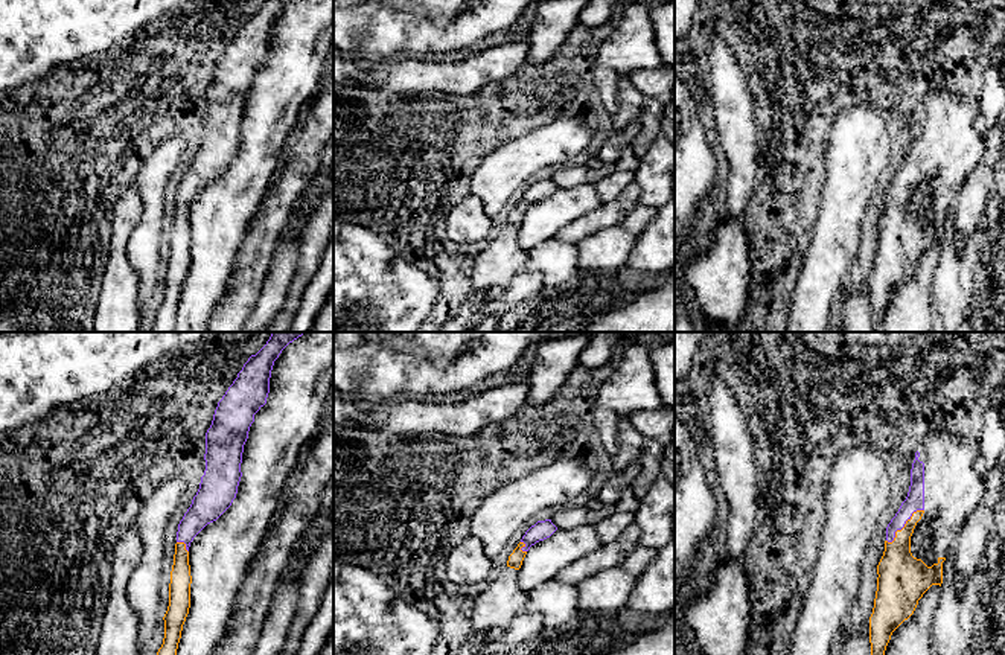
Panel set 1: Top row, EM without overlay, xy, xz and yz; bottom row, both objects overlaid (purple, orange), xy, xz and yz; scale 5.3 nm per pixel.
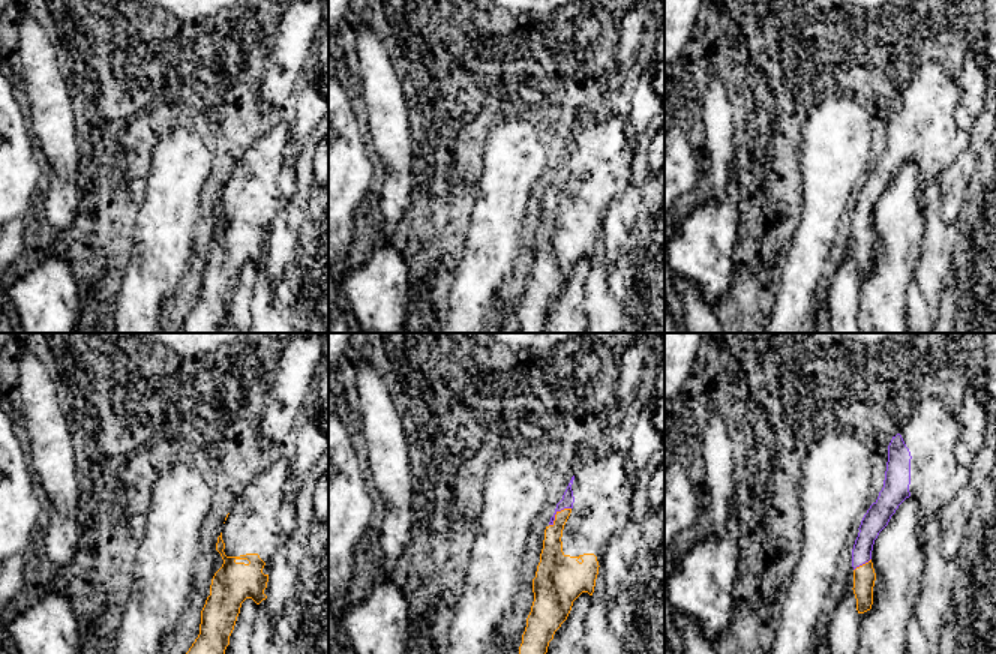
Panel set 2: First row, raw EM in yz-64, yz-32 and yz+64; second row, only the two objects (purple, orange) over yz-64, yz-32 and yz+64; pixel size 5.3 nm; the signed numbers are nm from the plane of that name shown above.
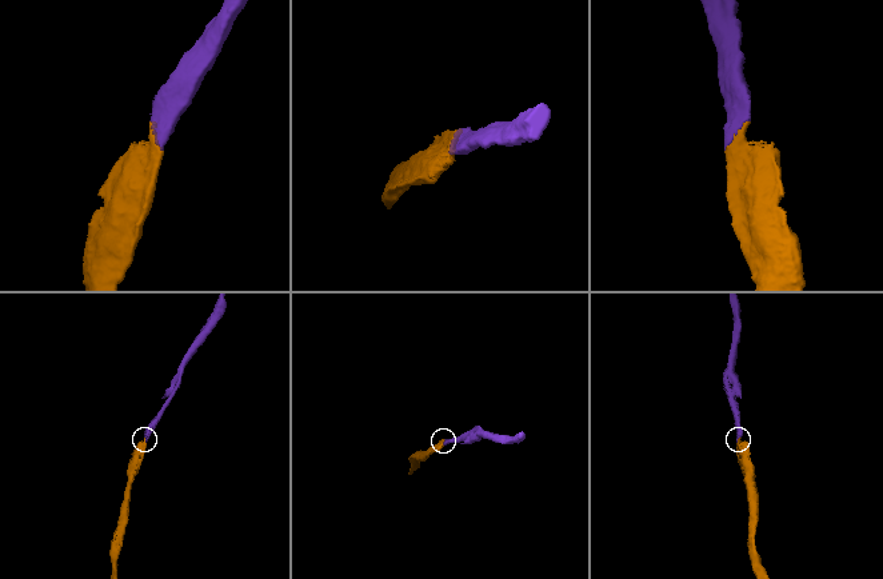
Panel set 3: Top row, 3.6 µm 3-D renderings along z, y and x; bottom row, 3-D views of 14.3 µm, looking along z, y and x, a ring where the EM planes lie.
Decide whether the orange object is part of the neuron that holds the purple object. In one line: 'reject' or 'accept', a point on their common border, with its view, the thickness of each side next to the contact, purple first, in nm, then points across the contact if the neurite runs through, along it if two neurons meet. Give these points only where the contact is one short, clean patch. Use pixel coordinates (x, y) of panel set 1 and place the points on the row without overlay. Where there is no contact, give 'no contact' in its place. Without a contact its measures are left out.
accept; meets purple in yz at (903, 185); 100 nm thick on the purple side, 220 nm on the other; runs through yz (914, 160), (903, 185), (900, 232)

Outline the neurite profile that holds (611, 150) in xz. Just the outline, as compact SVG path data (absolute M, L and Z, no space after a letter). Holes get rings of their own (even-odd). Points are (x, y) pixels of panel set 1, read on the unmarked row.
M640 122L626 125L620 133L608 137L598 154L594 157L595 165L612 166L620 157L621 148L630 145L632 139L640 133Z

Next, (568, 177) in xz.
M586 165L563 166L553 177L551 181L559 189L573 189L585 183L595 184L600 178L609 174L609 166L588 168Z

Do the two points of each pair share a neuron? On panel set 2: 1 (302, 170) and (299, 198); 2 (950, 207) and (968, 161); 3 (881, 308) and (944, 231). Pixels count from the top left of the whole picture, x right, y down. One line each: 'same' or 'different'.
1: same
2: same
3: different

